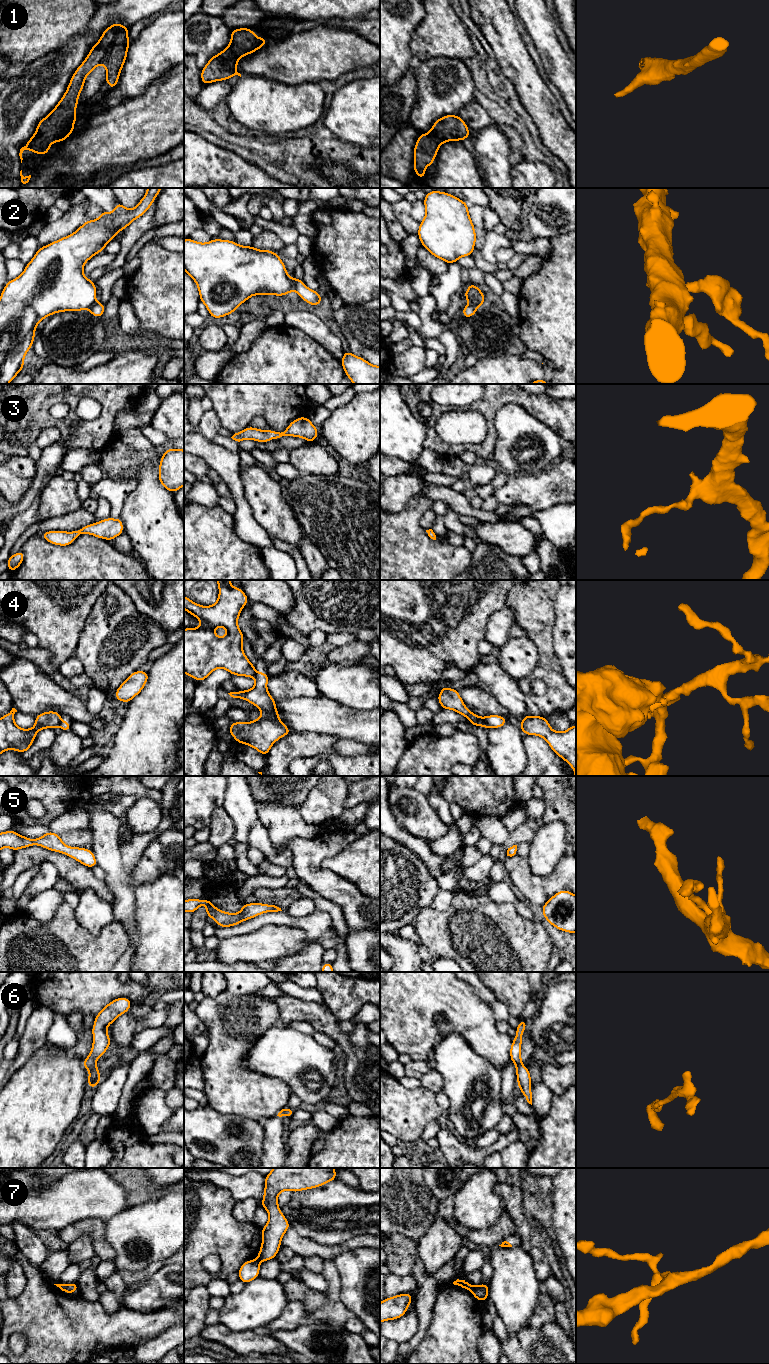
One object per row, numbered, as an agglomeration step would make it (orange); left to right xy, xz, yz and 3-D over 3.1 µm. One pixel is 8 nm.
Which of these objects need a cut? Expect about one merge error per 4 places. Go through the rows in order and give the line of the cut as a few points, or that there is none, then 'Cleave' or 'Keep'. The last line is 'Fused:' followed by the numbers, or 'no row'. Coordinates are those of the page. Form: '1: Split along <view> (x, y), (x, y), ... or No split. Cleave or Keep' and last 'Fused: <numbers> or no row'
1: No split. Keep
2: Split along xz (290, 278), (293, 289). Cleave
3: No split. Keep
4: Split along yz (477, 716), (470, 724). Cleave
5: No split. Keep
6: No split. Keep
7: Split along yz (473, 1286), (471, 1290). Cleave
Fused: 2, 4, 7

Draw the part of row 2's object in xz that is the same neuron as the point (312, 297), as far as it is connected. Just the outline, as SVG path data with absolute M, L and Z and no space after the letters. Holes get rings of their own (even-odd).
M296 277L291 278L291 280L293 284L293 290L295 290L305 302L313 306L320 305L323 298L318 291L309 289L302 280L299 280Z

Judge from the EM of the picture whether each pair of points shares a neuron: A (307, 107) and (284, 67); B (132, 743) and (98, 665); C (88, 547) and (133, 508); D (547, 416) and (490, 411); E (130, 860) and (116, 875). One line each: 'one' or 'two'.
A: two
B: two
C: two
D: one
E: two

